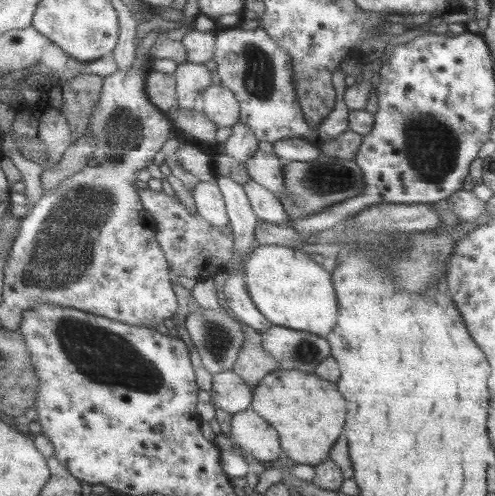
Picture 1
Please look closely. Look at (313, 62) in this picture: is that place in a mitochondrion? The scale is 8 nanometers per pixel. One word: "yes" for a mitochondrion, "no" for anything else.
no

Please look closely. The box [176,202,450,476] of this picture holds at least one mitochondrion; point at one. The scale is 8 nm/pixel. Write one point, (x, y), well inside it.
(218, 338)

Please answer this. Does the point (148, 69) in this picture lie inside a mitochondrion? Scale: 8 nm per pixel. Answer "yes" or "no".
no

